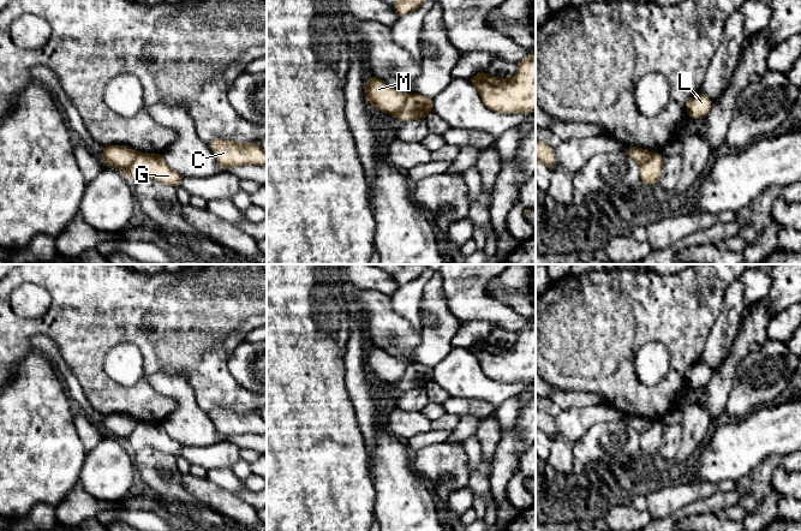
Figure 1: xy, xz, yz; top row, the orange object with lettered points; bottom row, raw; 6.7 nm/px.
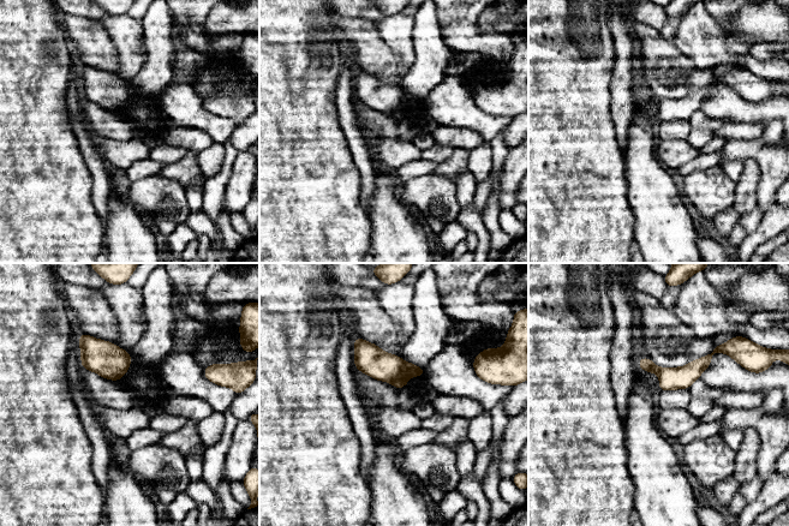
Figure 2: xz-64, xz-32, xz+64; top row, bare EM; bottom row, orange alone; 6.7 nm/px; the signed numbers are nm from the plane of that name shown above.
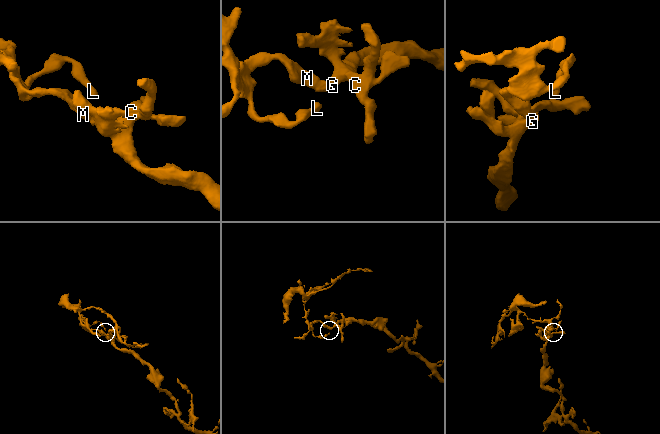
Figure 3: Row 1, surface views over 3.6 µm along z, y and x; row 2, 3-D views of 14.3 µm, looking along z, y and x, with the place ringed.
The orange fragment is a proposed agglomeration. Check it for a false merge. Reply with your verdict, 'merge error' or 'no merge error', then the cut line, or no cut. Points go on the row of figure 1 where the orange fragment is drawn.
merge error; cut in xz along (408, 96), (396, 114)

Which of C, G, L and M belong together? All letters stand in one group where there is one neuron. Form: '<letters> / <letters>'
C G / L M

